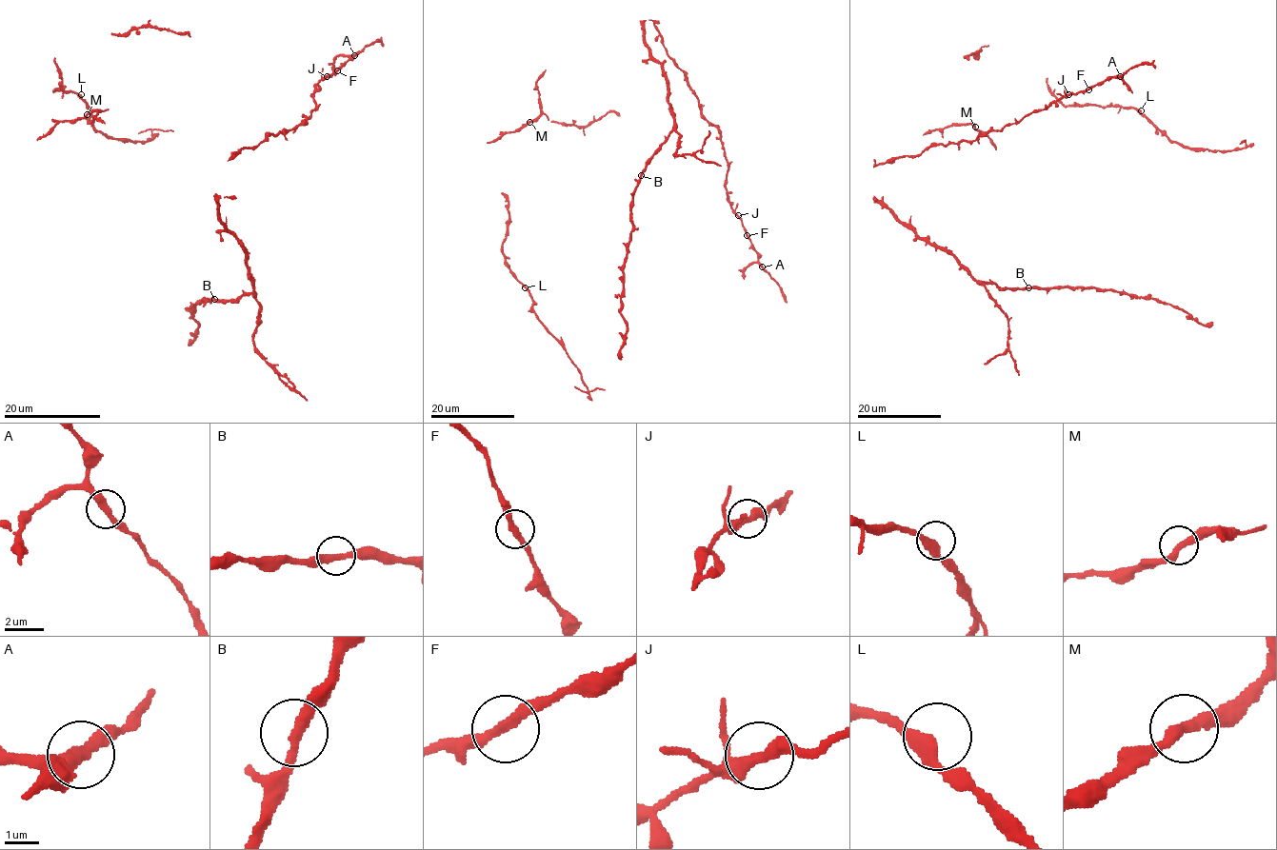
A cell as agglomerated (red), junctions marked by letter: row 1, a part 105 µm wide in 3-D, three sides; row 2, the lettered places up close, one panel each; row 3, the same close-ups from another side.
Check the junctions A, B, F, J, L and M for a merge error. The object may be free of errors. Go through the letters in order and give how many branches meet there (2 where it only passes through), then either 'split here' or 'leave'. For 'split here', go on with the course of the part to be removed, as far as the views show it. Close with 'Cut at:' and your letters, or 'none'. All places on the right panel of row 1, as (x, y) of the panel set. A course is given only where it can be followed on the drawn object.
A: 2 branches meet; leave
B: 2 branches meet; leave
F: 2 branches meet; leave
J: 2 branches meet; leave
L: 2 branches meet; leave
M: 2 branches meet; leave
Cut at: none

